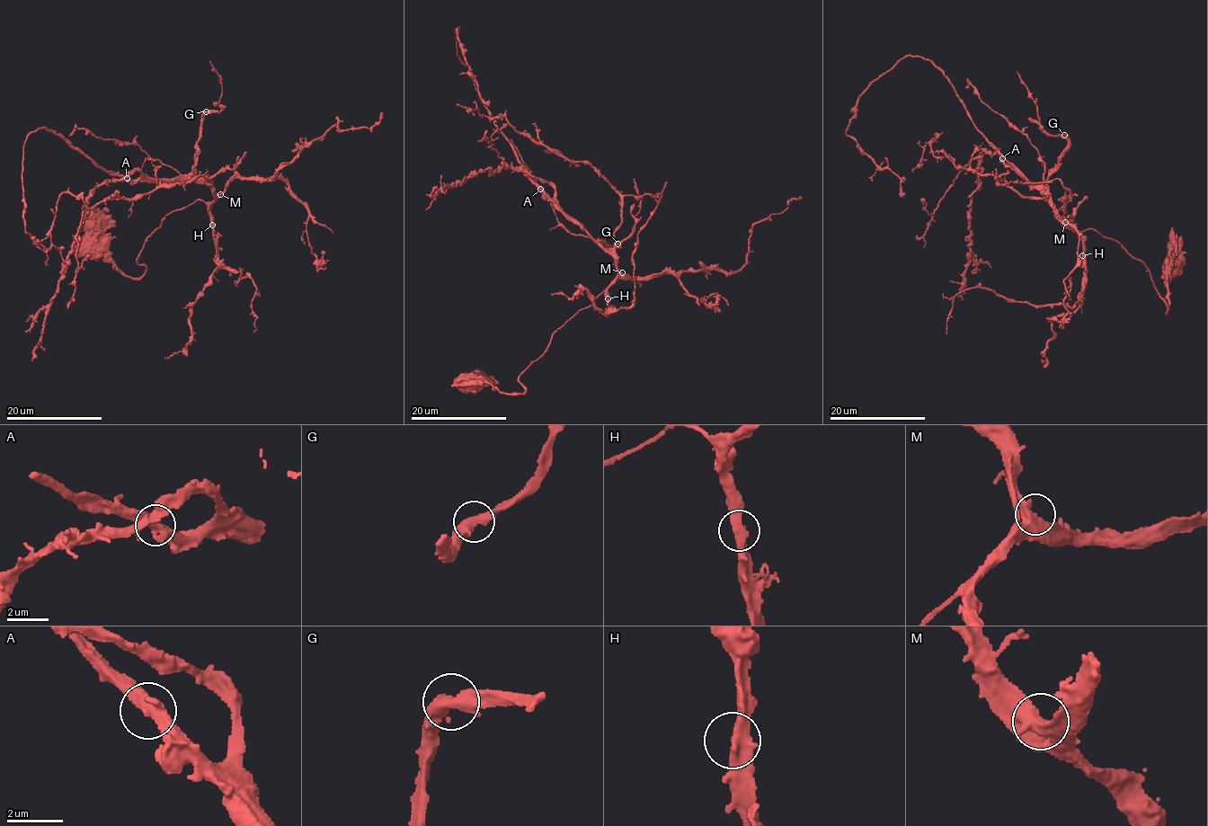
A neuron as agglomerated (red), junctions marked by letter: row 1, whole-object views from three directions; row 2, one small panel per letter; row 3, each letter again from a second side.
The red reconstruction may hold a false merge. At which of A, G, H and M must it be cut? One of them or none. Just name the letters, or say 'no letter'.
no letter

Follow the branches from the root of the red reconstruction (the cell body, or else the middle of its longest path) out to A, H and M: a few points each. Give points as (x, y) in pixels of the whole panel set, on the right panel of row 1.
A: (1172, 265), (1167, 313), (1145, 264), (1095, 230), (1072, 228), (1045, 192), (1002, 158)
H: (1172, 265), (1172, 273), (1168, 279), (1167, 313), (1148, 267), (1119, 243), (1095, 230), (1085, 229), (1082, 255)
M: (1172, 265), (1167, 313), (1145, 264), (1111, 238), (1092, 229), (1078, 232), (1065, 222)

